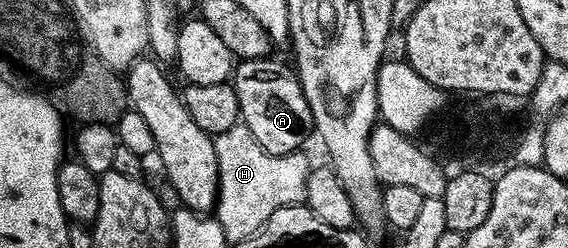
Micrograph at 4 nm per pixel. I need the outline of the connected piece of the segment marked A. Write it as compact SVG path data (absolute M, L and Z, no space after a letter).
M274 59L241 61L232 73L232 83L236 90L236 98L240 102L241 123L248 126L252 138L256 138L256 142L264 150L268 150L268 154L283 156L289 152L297 152L303 147L301 144L314 132L314 119L312 110L304 98L304 90L298 80L297 71L289 63L281 64L280 61Z

